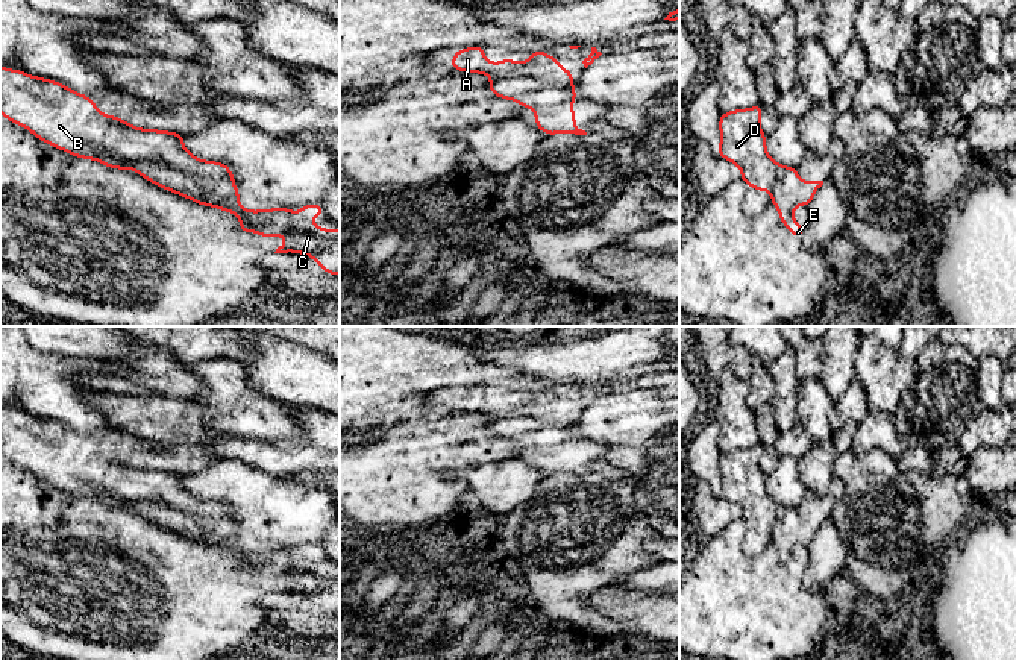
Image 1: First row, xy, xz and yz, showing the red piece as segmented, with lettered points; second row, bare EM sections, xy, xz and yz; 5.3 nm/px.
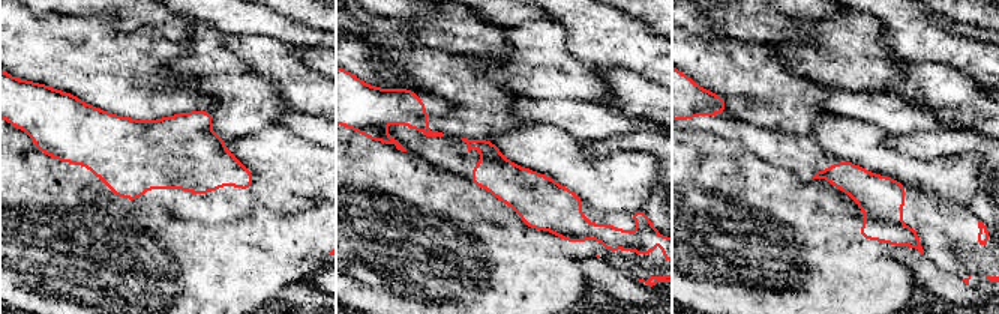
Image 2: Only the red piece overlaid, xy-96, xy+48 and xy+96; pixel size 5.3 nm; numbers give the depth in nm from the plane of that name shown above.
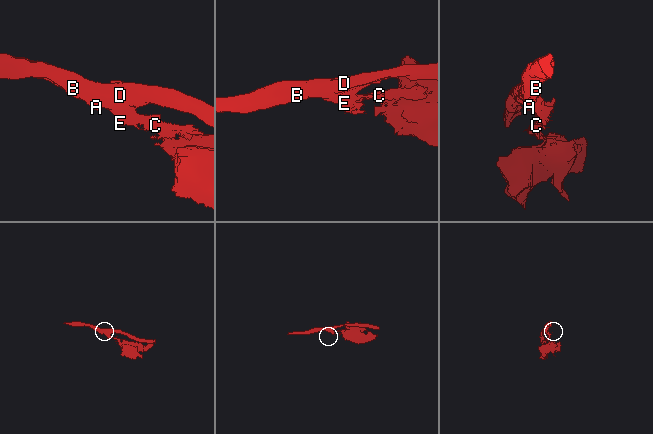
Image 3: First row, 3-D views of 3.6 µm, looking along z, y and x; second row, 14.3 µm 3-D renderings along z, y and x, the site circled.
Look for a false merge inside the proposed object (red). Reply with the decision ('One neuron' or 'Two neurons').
Two neurons

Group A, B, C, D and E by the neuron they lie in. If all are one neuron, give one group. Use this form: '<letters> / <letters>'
A B D / C E

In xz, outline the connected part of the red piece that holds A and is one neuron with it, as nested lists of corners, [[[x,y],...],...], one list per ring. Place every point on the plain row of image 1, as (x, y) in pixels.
[[[482,385],[466,387],[453,393],[450,408],[481,413],[493,419],[534,417],[543,422],[573,423],[573,413],[567,411],[550,393],[538,388],[525,402],[514,402],[511,394],[502,402],[488,402]]]

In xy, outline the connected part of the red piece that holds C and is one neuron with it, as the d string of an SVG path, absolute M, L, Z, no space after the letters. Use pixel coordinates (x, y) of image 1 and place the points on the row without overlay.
M159 498L140 501L135 511L162 530L235 554L241 561L241 572L258 572L264 578L285 575L287 581L274 593L296 592L311 596L325 613L340 616L340 569L323 569L308 558L325 555L320 543L299 546L297 555L293 554L293 548L250 551L240 545L238 526L203 523L168 507Z

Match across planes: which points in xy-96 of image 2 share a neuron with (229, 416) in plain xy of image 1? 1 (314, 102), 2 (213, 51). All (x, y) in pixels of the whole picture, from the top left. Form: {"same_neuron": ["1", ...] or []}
{"same_neuron": ["1"]}

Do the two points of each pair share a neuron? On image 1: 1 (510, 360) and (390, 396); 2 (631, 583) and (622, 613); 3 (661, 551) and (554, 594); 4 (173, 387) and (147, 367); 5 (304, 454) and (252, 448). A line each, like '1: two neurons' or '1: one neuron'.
1: two neurons
2: two neurons
3: two neurons
4: one neuron
5: one neuron

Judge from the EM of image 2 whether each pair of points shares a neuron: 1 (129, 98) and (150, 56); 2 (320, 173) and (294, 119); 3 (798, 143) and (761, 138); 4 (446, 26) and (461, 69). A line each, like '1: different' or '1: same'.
1: same
2: different
3: same
4: different

